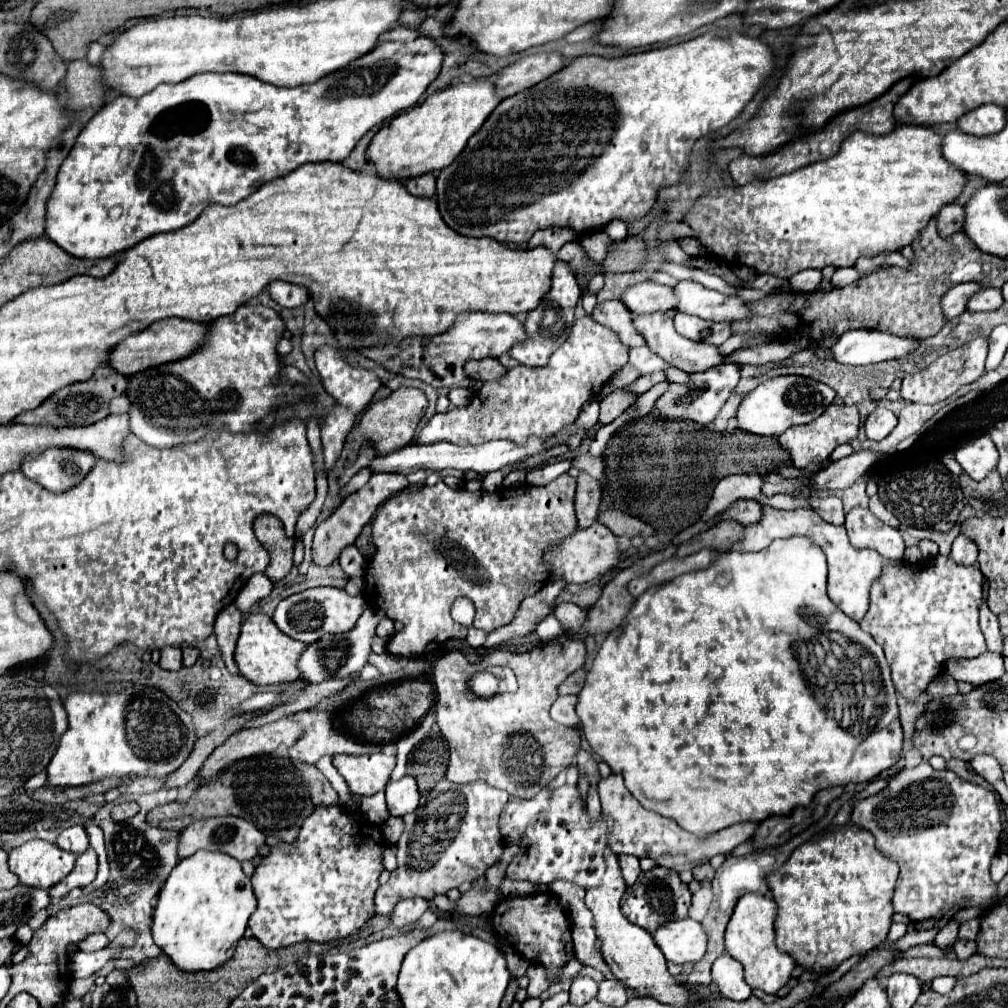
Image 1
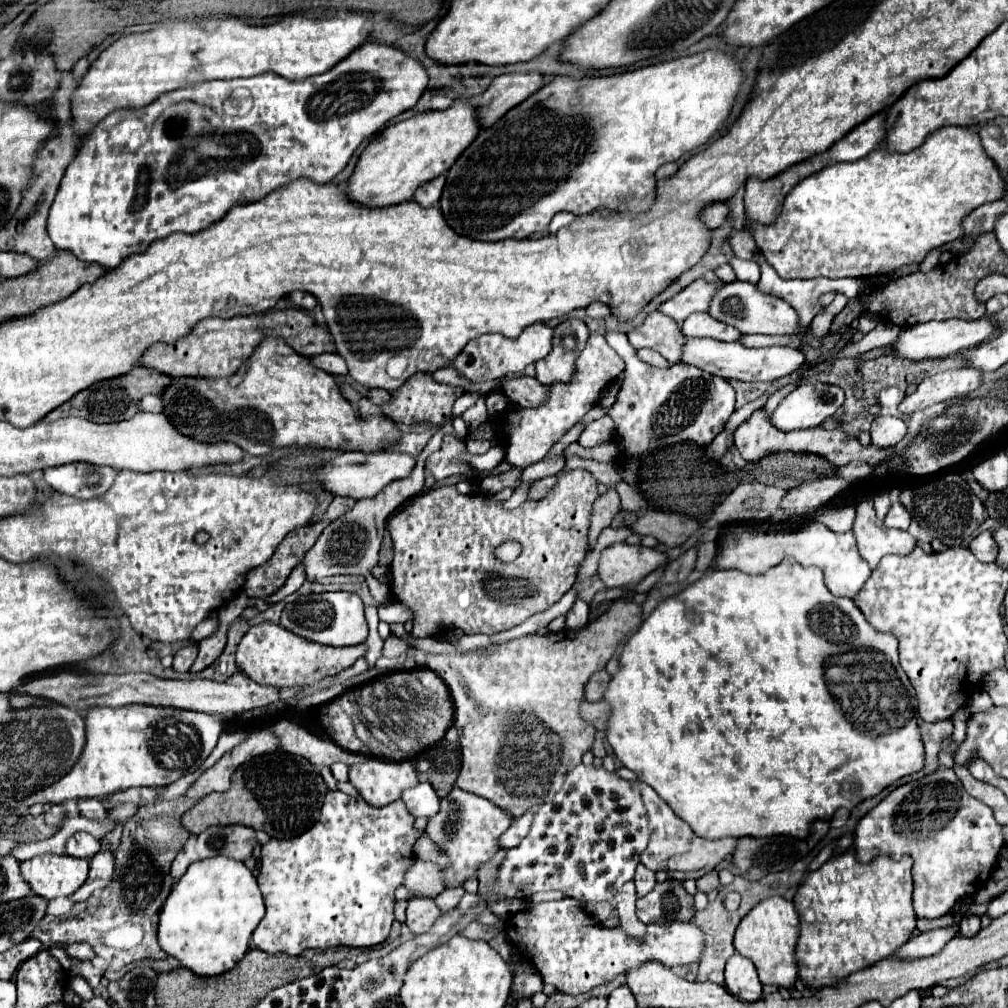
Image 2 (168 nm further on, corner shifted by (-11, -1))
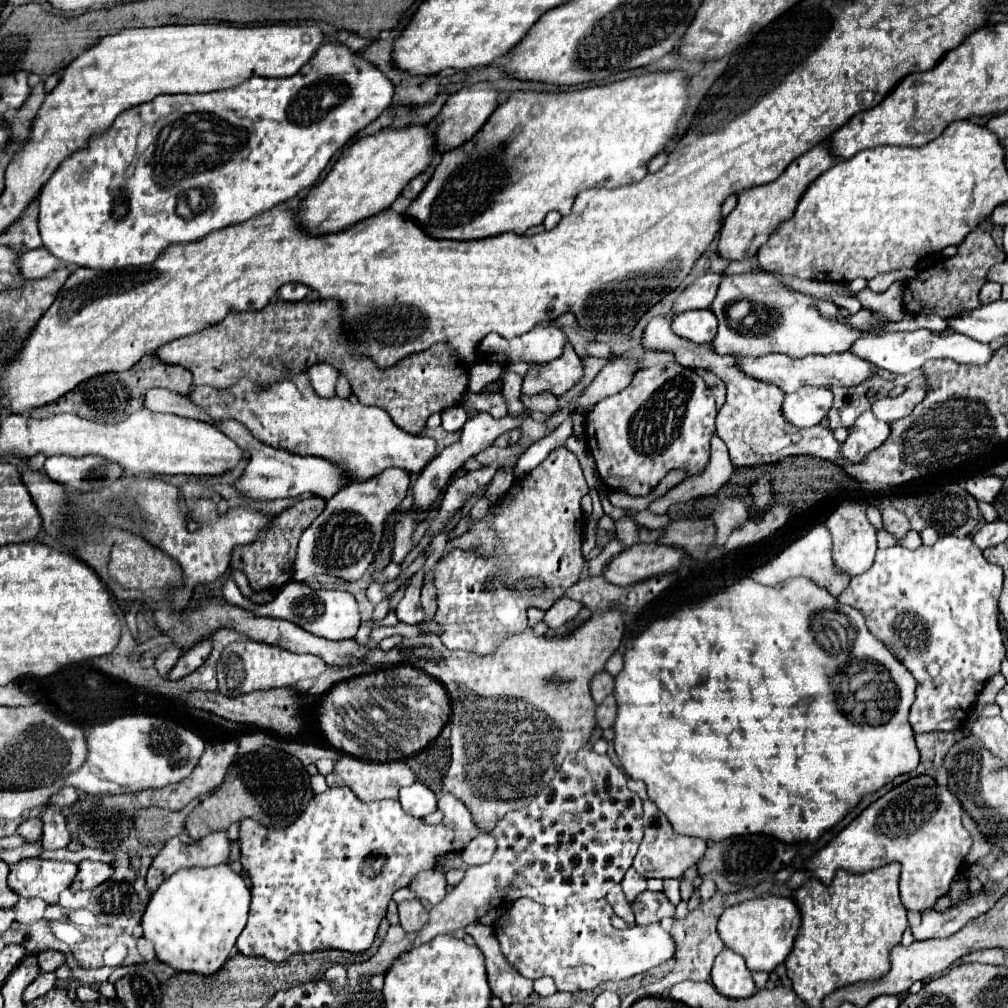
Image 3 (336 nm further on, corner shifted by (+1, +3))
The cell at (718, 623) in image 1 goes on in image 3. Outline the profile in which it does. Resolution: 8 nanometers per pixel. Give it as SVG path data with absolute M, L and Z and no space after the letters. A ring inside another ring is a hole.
M742 577L714 593L684 603L666 617L654 619L638 637L634 637L632 647L624 653L624 669L614 677L618 715L612 725L612 743L624 771L632 779L646 783L648 797L668 817L676 833L702 837L706 841L722 841L750 833L766 833L784 843L806 839L816 841L826 829L832 829L864 793L878 791L894 777L918 767L918 749L908 723L914 689L916 683L912 673L868 631L862 613L850 605L842 605L820 585L814 585L806 577L794 577L782 585L766 587L750 577Z

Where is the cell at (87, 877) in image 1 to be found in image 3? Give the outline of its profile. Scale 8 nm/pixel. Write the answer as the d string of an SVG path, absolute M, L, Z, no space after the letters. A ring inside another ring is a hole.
M82 861L78 865L78 875L74 879L74 883L70 885L72 891L78 889L94 889L96 885L104 883L108 877L112 875L112 865L102 863L102 861Z

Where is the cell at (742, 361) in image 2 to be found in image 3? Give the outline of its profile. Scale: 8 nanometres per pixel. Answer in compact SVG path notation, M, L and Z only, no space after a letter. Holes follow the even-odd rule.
M850 351L846 353L834 353L834 355L808 355L808 357L786 357L782 353L768 353L762 357L736 357L738 369L742 373L748 373L748 377L774 383L780 387L784 393L792 393L804 385L814 385L814 387L850 387L866 381L870 377L870 363L866 359L860 359L858 355L852 355Z

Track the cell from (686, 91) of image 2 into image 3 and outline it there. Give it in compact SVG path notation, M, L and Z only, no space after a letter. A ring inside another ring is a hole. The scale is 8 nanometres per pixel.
M654 71L654 73L642 73L642 75L632 75L628 79L622 81L614 81L614 83L606 83L606 85L590 85L584 89L574 89L574 91L514 91L508 101L504 101L502 105L498 105L498 109L490 115L490 119L484 123L484 127L464 145L460 145L458 149L446 151L442 153L440 163L434 169L432 179L428 181L426 189L418 195L418 199L412 201L412 205L406 209L406 215L412 217L414 221L420 223L420 227L436 239L462 239L462 241L470 241L470 239L484 239L484 237L494 237L506 231L514 231L518 235L526 233L526 229L540 225L546 217L548 211L558 211L562 215L568 215L572 209L572 203L576 199L576 195L584 189L590 187L606 187L606 189L614 189L614 187L622 187L622 185L630 185L634 181L640 181L648 171L646 165L652 157L656 157L658 153L662 153L666 149L666 145L676 137L676 125L680 123L680 119L686 113L686 105L688 105L688 89L690 79L682 73L682 71Z

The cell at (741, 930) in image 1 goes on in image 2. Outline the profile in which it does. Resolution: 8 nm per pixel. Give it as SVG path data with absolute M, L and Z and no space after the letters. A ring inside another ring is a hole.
M774 895L760 901L754 909L750 909L744 915L734 935L734 947L740 955L748 957L756 965L760 981L764 985L790 987L798 979L798 961L796 961L798 935L800 935L800 915L794 903L780 895Z

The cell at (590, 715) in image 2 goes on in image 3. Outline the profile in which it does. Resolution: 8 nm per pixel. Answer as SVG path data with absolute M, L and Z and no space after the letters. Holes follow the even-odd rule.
M608 695L602 701L602 705L596 707L596 725L600 729L608 729L608 727L612 727L614 719L616 719L616 699L614 699L614 695Z

